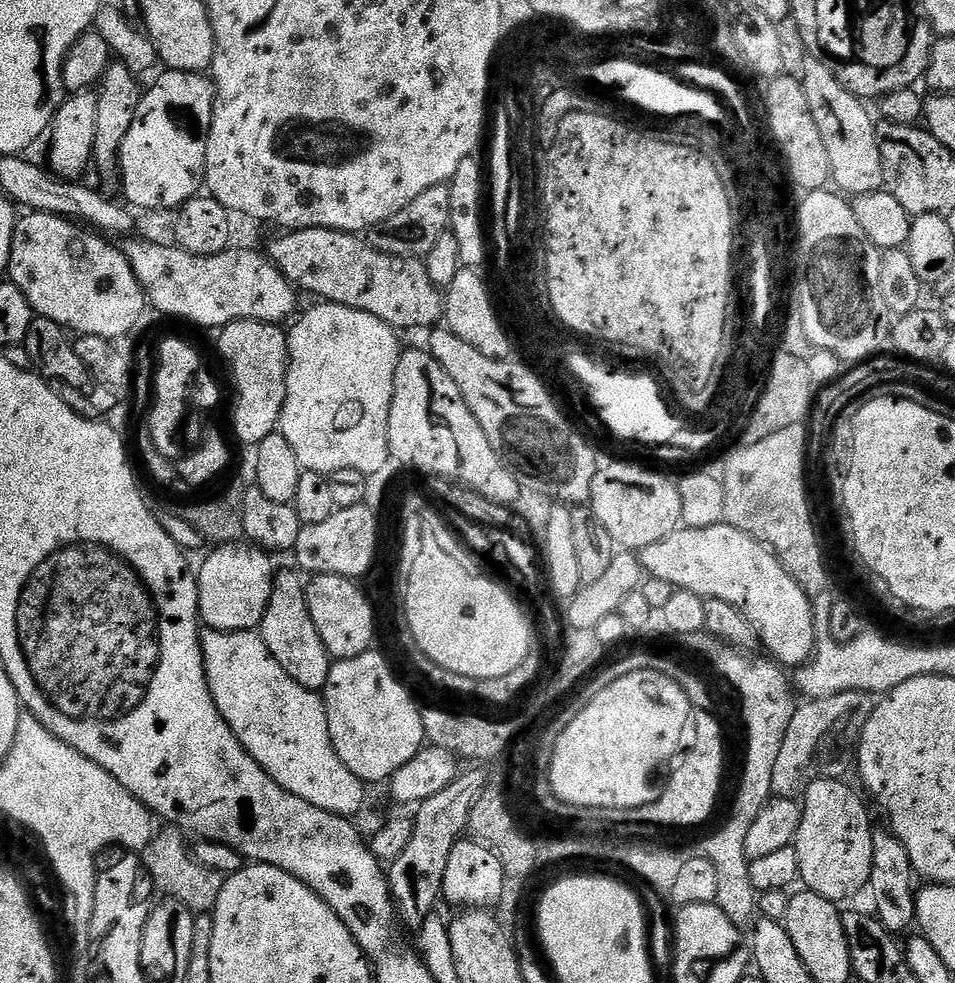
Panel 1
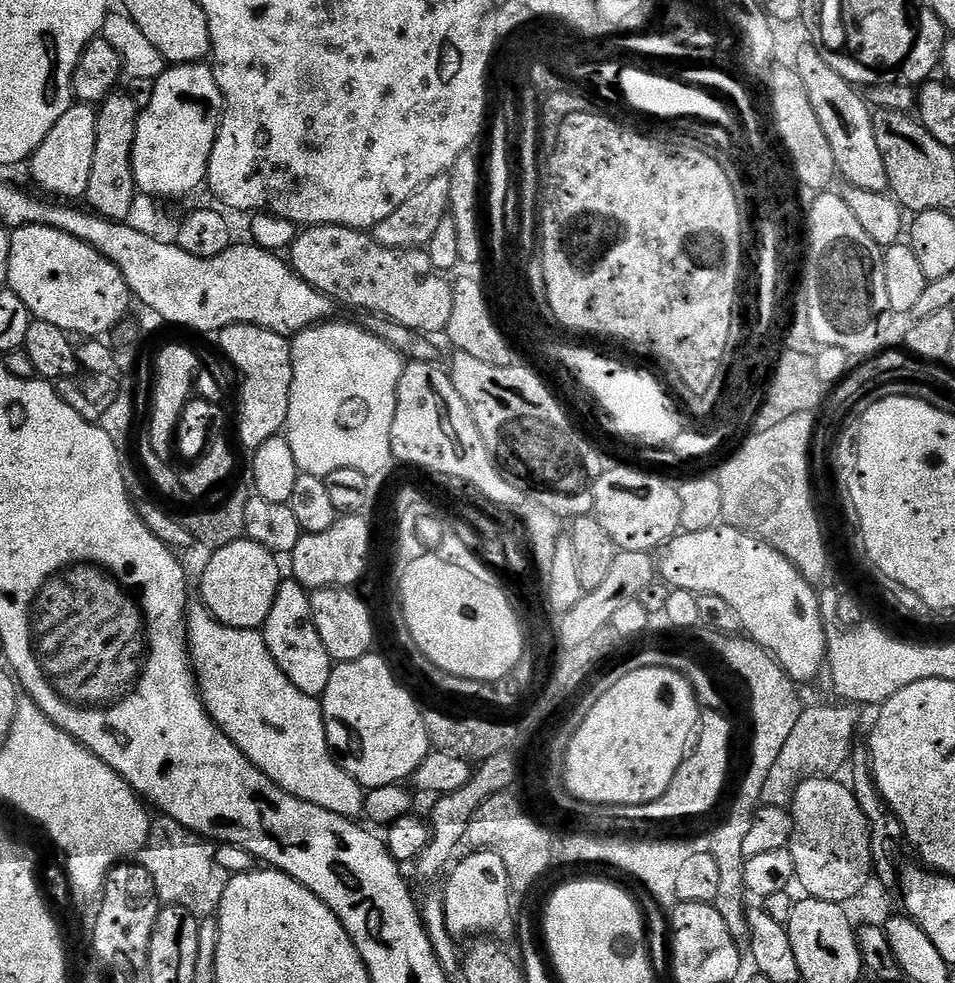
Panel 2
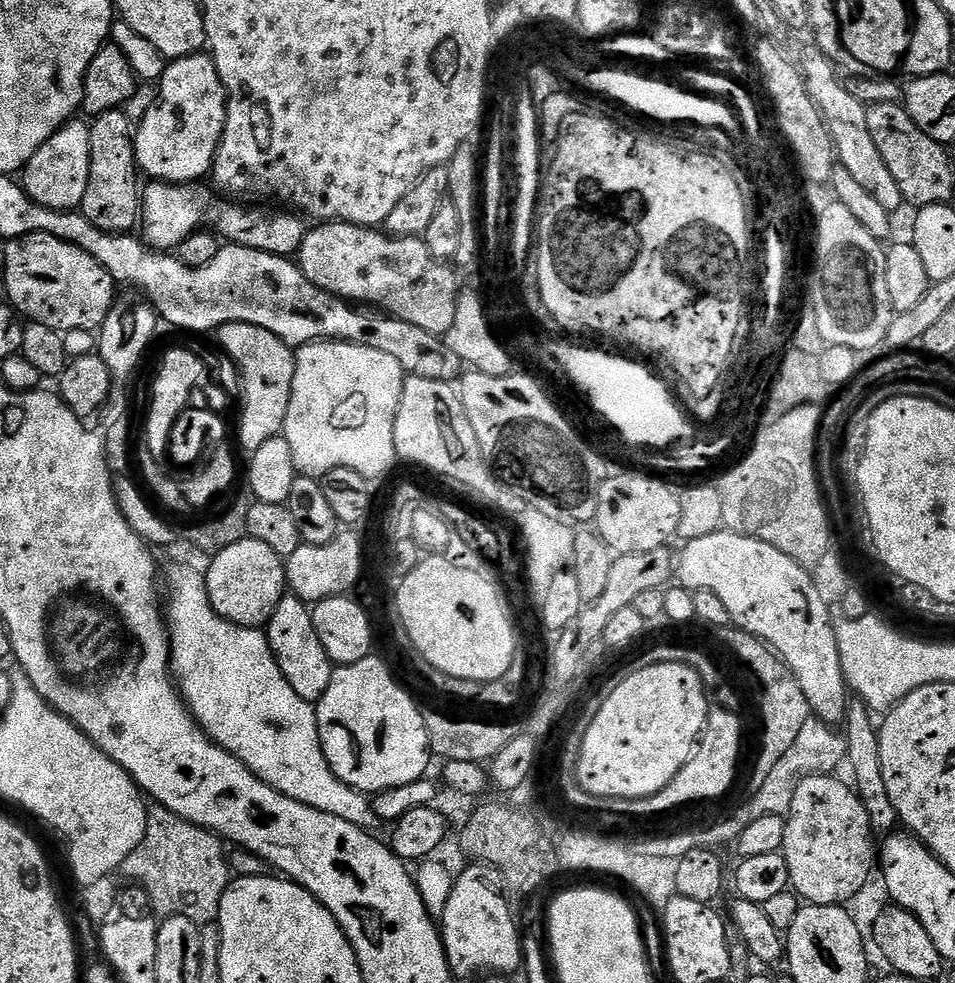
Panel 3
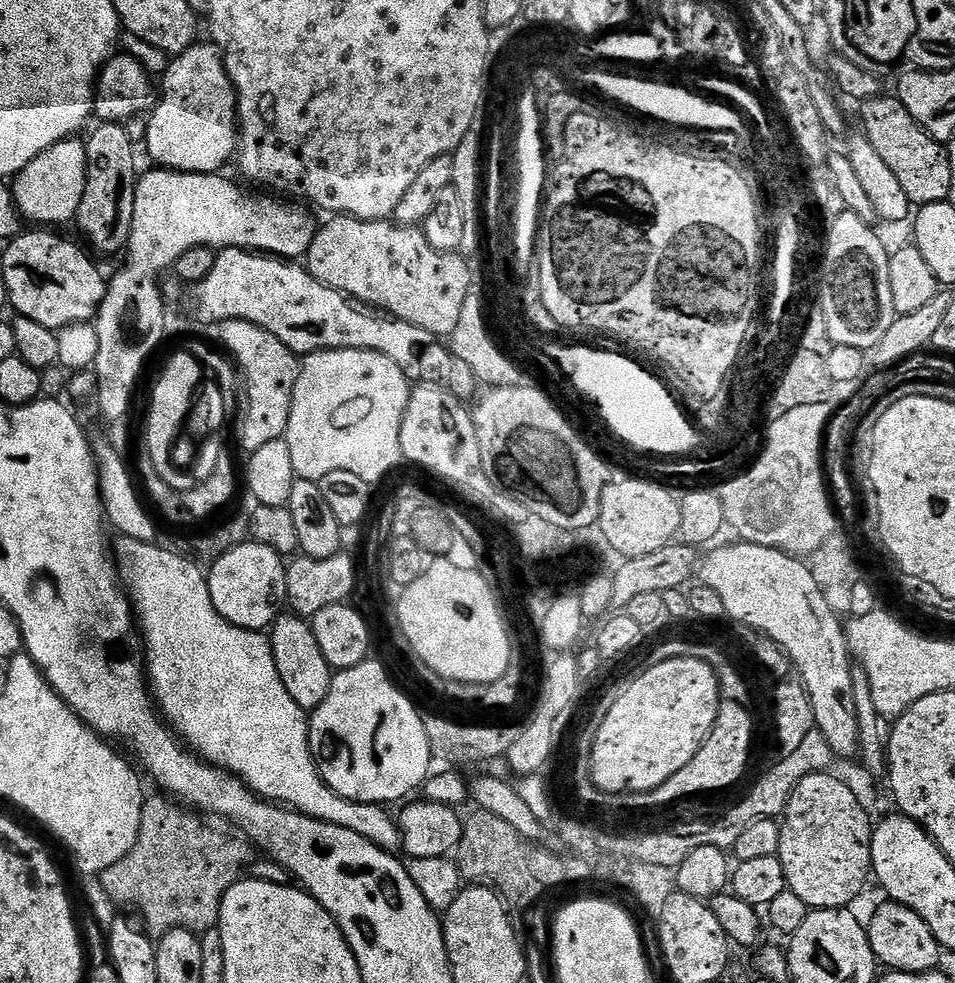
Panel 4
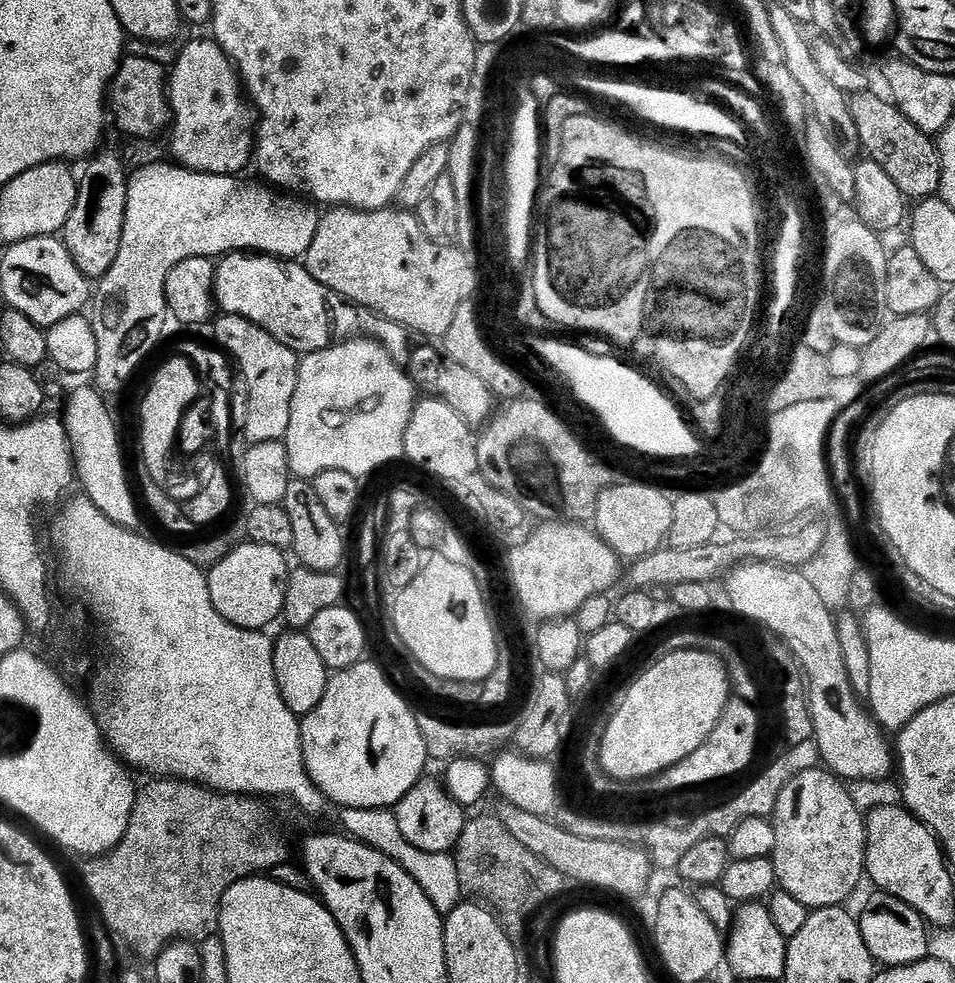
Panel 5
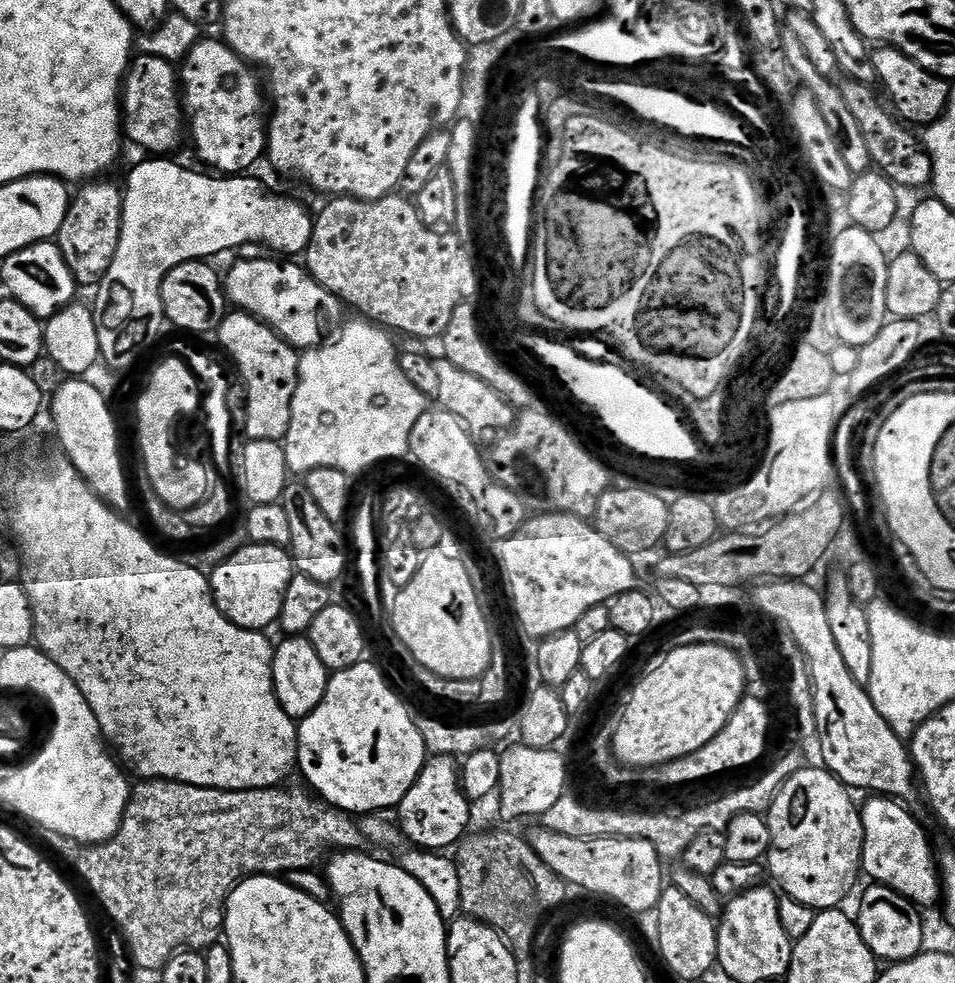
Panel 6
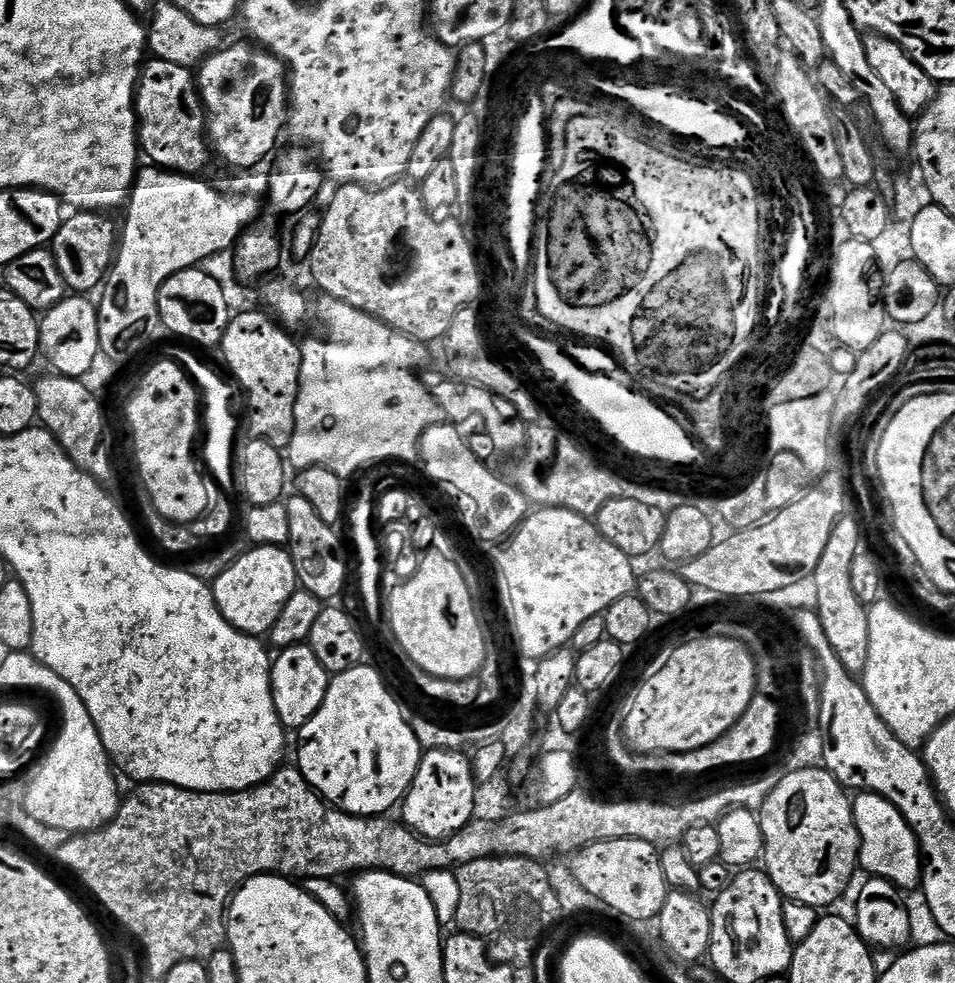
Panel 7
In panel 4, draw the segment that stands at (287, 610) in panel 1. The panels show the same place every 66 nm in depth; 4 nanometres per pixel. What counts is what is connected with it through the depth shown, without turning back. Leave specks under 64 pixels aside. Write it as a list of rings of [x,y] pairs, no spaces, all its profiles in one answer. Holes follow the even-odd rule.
[[[295,614],[287,615],[281,615],[271,625],[272,657],[290,698],[294,698],[294,702],[298,702],[300,708],[314,710],[326,698],[334,672],[328,667],[326,658],[318,646],[318,638],[314,638],[311,623]]]

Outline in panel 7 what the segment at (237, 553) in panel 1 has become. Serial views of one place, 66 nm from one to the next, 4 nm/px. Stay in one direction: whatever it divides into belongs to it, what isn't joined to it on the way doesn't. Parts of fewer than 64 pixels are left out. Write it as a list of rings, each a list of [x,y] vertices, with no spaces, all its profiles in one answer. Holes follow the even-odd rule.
[[[249,547],[242,553],[216,580],[210,584],[216,605],[221,614],[239,632],[248,636],[264,638],[269,635],[278,622],[278,614],[282,614],[282,606],[290,599],[298,587],[292,553],[284,548]]]

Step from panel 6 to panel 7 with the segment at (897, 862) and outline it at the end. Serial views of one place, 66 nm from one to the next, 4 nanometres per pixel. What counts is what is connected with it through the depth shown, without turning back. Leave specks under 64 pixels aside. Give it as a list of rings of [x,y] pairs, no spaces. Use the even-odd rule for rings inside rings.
[[[867,790],[852,800],[854,822],[860,835],[859,867],[868,871],[869,877],[890,882],[901,890],[919,889],[924,879],[924,861],[920,854],[920,843],[910,830],[906,818],[886,798]]]

